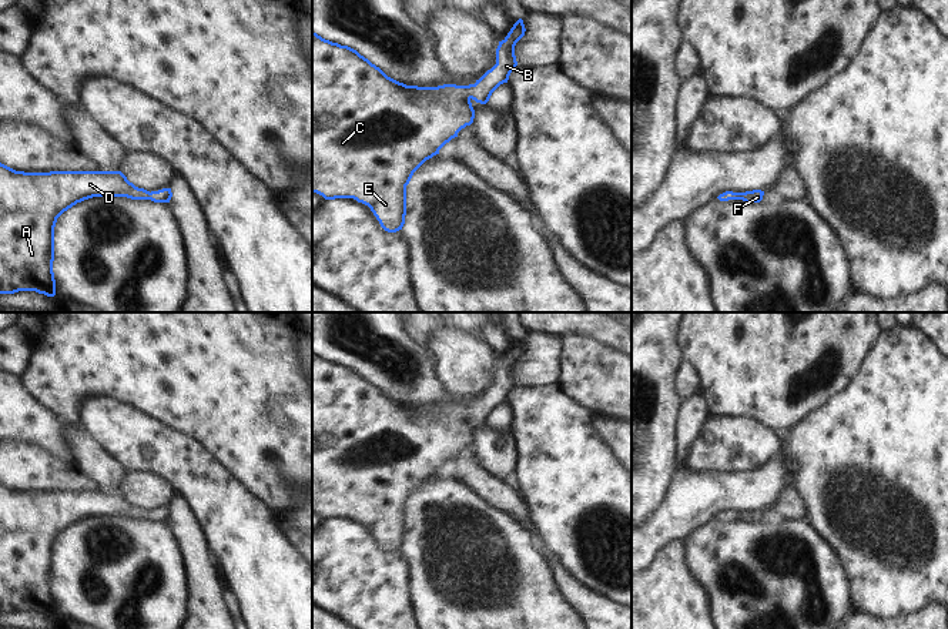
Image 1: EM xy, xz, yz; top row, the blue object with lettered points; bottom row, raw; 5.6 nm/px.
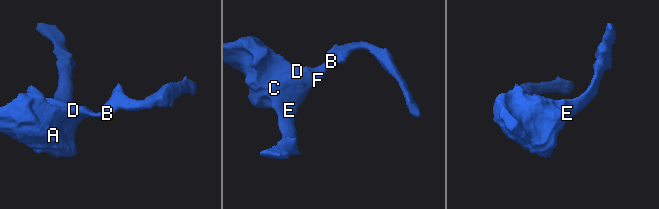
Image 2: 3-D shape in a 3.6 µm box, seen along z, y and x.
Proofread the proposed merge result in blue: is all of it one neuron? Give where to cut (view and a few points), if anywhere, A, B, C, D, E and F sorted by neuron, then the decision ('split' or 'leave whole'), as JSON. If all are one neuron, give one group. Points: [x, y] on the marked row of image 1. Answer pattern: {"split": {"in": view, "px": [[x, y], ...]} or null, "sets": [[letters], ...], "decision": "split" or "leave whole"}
{"split": null, "sets": [["A", "B", "C", "D", "E", "F"]], "decision": "leave whole"}

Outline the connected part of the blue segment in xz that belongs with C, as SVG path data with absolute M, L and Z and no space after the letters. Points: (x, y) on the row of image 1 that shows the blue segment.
M519 19L496 48L496 64L475 84L406 86L388 77L356 50L312 31L312 193L325 200L354 198L371 208L388 232L402 230L406 185L413 173L458 137L475 118L472 100L486 104L517 66L516 43L525 36Z

